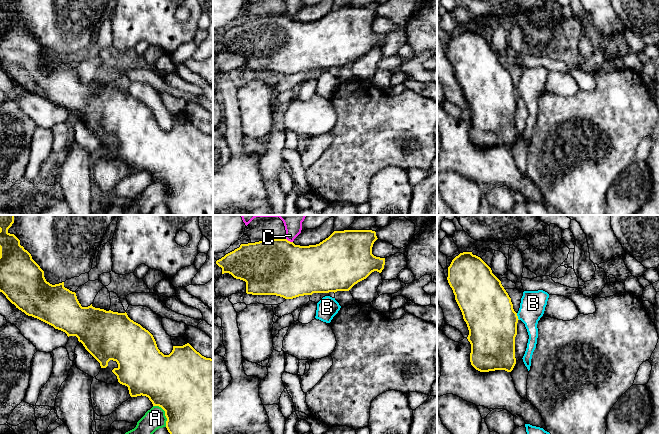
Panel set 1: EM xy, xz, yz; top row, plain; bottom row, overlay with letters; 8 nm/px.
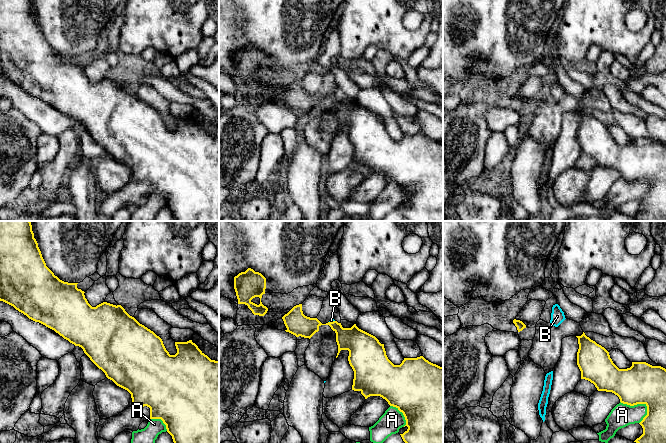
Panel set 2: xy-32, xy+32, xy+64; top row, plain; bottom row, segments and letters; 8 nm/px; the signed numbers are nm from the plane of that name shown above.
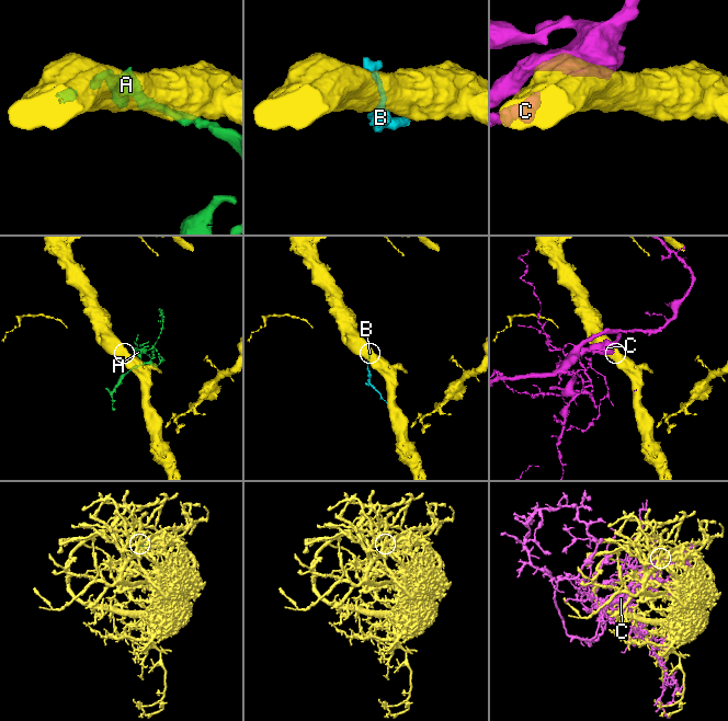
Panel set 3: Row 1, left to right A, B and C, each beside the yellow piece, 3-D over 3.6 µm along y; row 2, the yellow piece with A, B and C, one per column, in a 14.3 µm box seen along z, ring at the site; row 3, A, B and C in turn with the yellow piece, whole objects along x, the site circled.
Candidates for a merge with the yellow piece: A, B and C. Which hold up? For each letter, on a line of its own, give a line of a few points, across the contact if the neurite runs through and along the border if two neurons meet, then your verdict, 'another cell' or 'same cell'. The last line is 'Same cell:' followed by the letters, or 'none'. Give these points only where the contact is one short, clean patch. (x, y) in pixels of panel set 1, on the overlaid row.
A: another cell
B: line yz (516, 313), (519, 319); another cell
C: another cell
Same cell: none

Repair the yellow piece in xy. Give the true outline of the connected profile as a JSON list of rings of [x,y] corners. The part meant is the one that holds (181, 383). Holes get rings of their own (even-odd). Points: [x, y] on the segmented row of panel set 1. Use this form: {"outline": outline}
{"outline": [[[0,215],[0,292],[2,292],[6,298],[16,306],[16,308],[24,312],[26,315],[37,318],[53,326],[55,329],[65,332],[68,337],[76,336],[85,349],[100,363],[101,368],[106,368],[110,360],[116,361],[118,367],[114,368],[112,372],[117,376],[118,382],[128,387],[131,397],[141,395],[146,396],[152,402],[153,406],[161,407],[165,411],[165,416],[167,418],[166,428],[170,434],[213,434],[213,359],[202,356],[189,343],[183,346],[173,346],[172,352],[169,355],[164,355],[158,349],[153,335],[140,324],[131,320],[126,312],[118,313],[111,310],[106,311],[104,309],[95,308],[92,304],[88,307],[82,307],[77,299],[76,293],[65,288],[64,282],[52,285],[46,281],[44,271],[32,259],[31,254],[20,245],[20,240],[14,234],[8,232],[8,229],[13,223],[14,215]]]}

